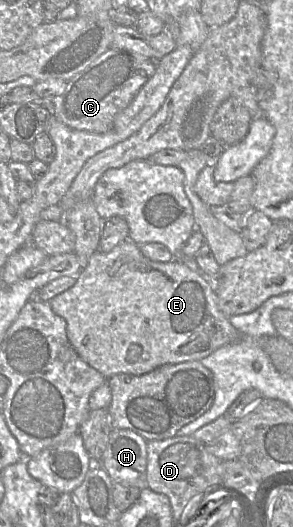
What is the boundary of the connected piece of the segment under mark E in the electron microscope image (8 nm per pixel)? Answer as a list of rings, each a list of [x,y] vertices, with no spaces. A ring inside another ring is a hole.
[[[130,239],[122,241],[107,253],[99,250],[94,252],[85,268],[78,273],[75,284],[68,290],[50,299],[49,305],[56,315],[66,321],[67,338],[79,357],[107,379],[118,373],[142,375],[165,364],[201,360],[221,346],[237,342],[243,337],[242,333],[230,323],[228,316],[220,310],[218,298],[210,279],[193,271],[179,259],[172,259],[169,262],[150,260],[142,254],[139,245]]]

